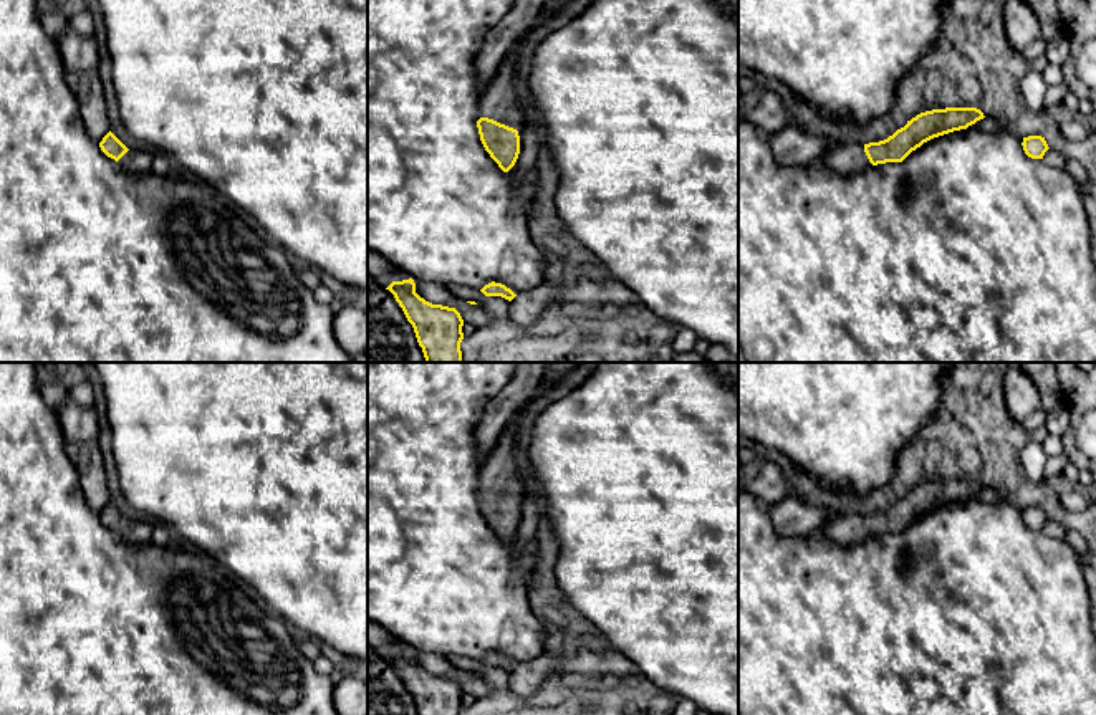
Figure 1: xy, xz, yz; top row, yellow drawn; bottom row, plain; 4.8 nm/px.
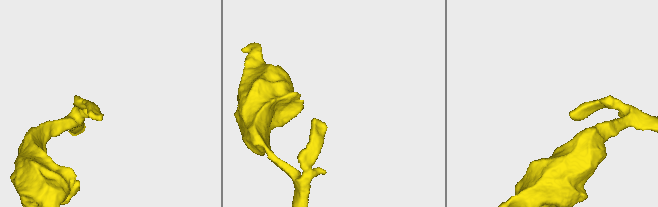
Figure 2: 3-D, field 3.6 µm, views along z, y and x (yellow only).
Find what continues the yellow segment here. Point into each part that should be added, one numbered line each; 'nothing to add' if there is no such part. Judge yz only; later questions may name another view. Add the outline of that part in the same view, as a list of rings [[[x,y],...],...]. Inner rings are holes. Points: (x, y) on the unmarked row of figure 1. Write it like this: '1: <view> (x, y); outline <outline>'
1: yz (850, 528); outline [[[859,513],[833,516],[816,535],[828,538],[841,546],[851,546],[872,536]]]

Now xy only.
1: xy (139, 532); outline [[[139,518],[137,521],[127,521],[119,531],[129,543],[151,543],[152,521],[147,518]]]

